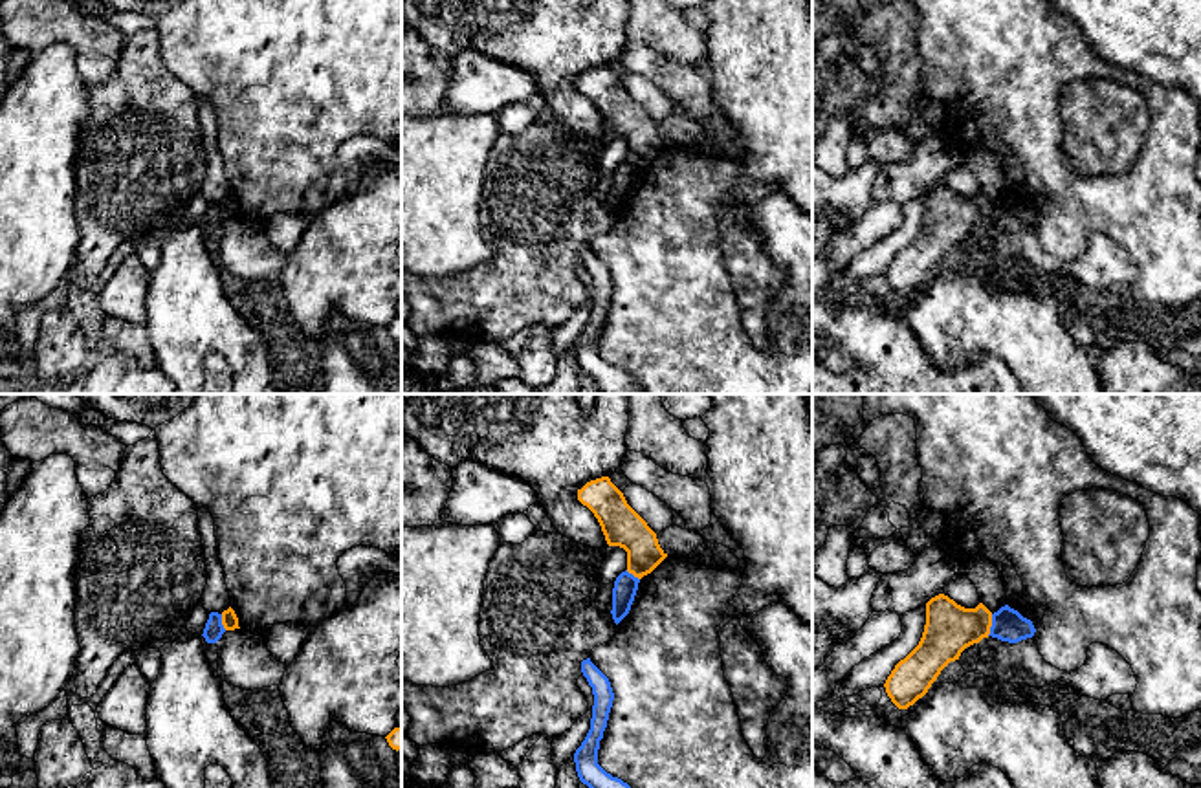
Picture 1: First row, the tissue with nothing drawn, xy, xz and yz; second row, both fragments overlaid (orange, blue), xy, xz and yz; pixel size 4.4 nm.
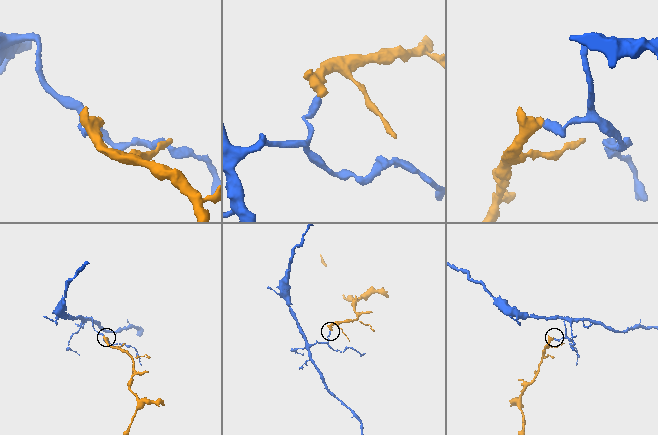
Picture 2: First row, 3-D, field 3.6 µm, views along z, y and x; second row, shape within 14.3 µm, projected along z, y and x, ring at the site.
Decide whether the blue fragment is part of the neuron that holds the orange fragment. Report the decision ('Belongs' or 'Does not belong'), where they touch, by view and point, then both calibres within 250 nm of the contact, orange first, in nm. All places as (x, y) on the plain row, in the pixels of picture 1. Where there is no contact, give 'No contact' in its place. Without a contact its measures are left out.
Does not belong. Touches orange at yz (991, 215). Thickness 220 nm (orange) against 140 nm

